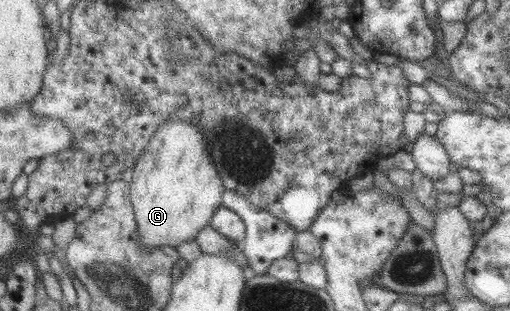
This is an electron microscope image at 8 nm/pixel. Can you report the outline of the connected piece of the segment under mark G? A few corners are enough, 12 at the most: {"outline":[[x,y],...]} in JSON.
{"outline":[[161,124],[129,182],[137,240],[176,247],[224,192],[199,128]]}

